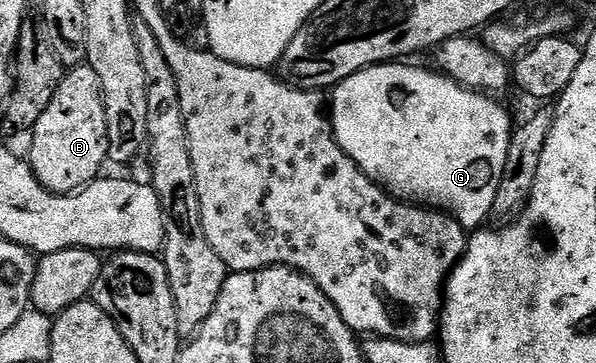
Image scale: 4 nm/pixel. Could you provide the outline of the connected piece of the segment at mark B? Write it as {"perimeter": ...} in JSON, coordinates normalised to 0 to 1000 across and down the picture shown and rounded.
{"perimeter":[[[148,171],[111,196],[106,226],[99,226],[99,248],[92,248],[92,270],[86,270],[86,292],[79,292],[65,336],[59,336],[52,375],[55,388],[49,397],[45,438],[59,490],[79,526],[97,534],[134,529],[143,510],[171,482],[169,460],[178,460],[183,435],[180,314],[169,267],[166,204],[159,204],[159,193]]]}

